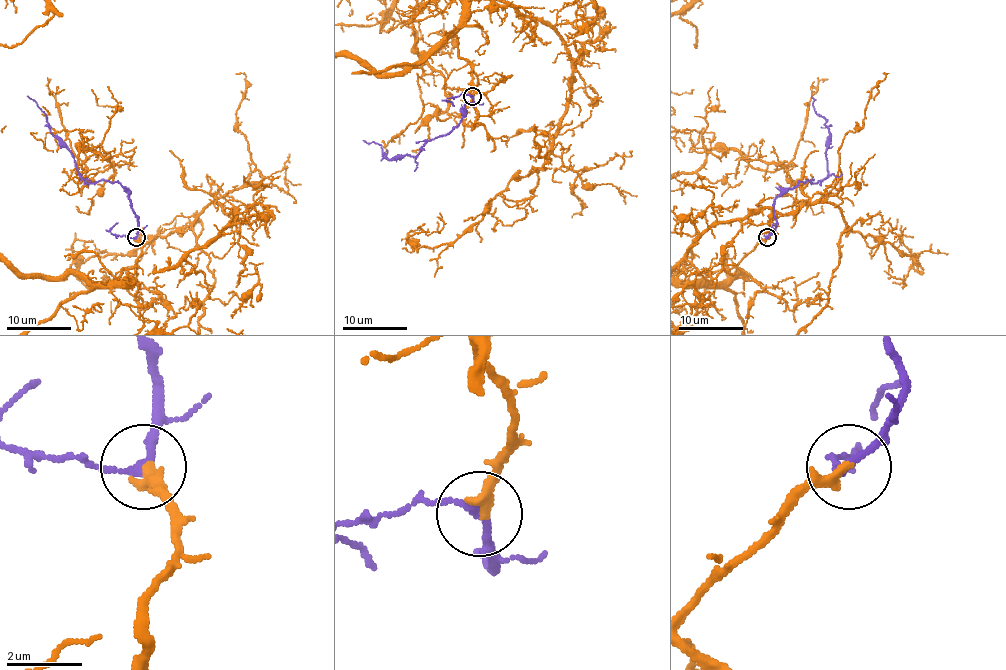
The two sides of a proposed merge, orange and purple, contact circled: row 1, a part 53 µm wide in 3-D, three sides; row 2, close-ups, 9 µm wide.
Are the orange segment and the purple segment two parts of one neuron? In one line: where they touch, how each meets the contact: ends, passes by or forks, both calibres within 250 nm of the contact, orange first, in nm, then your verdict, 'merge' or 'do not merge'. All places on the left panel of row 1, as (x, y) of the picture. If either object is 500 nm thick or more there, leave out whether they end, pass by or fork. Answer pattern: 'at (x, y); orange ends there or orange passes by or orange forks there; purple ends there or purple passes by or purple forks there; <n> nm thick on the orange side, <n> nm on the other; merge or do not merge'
at (136, 237); orange ends there; purple passes by; 300 nm thick on the orange side, 180 nm on the other; merge

